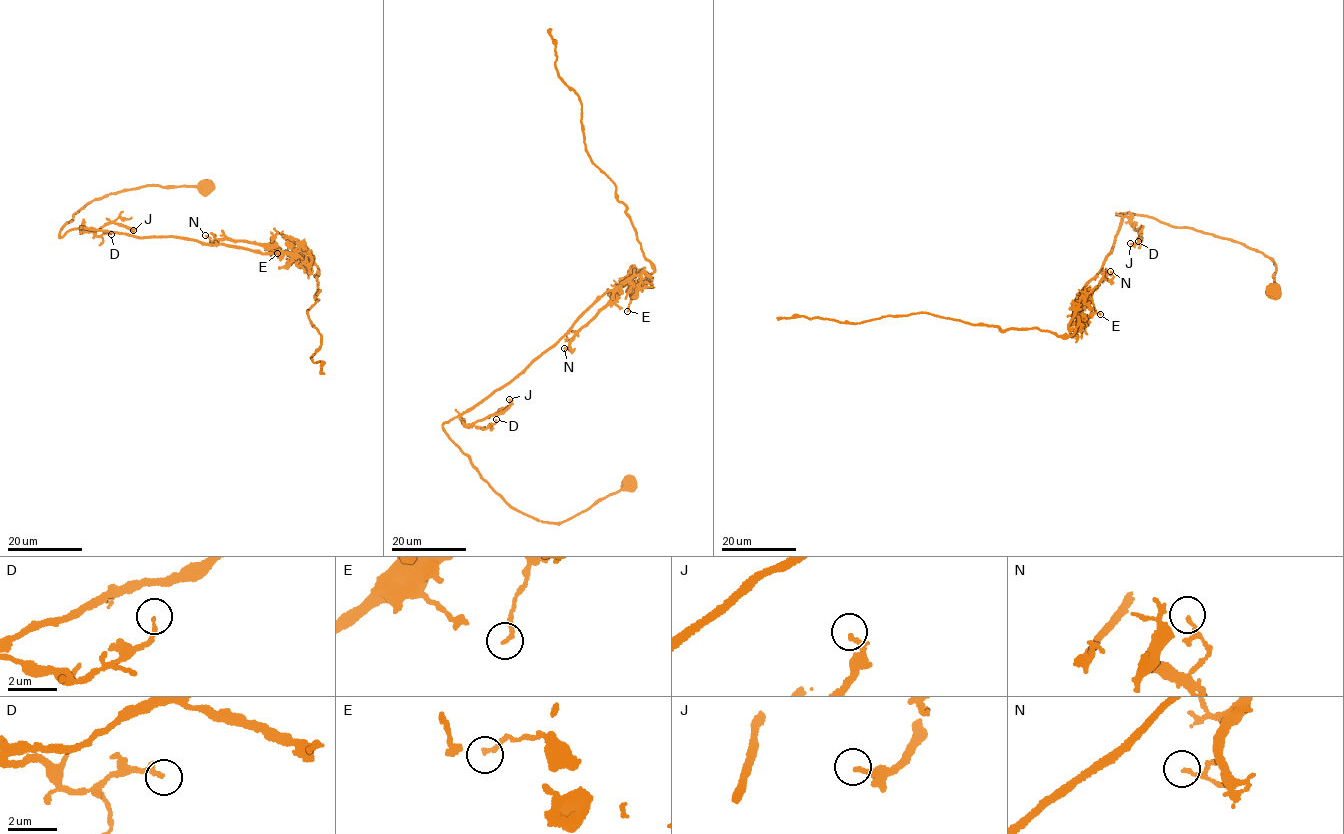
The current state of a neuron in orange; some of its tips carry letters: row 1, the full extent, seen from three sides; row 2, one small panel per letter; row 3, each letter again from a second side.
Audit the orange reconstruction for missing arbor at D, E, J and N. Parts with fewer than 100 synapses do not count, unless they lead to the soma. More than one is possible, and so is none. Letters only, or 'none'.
none

